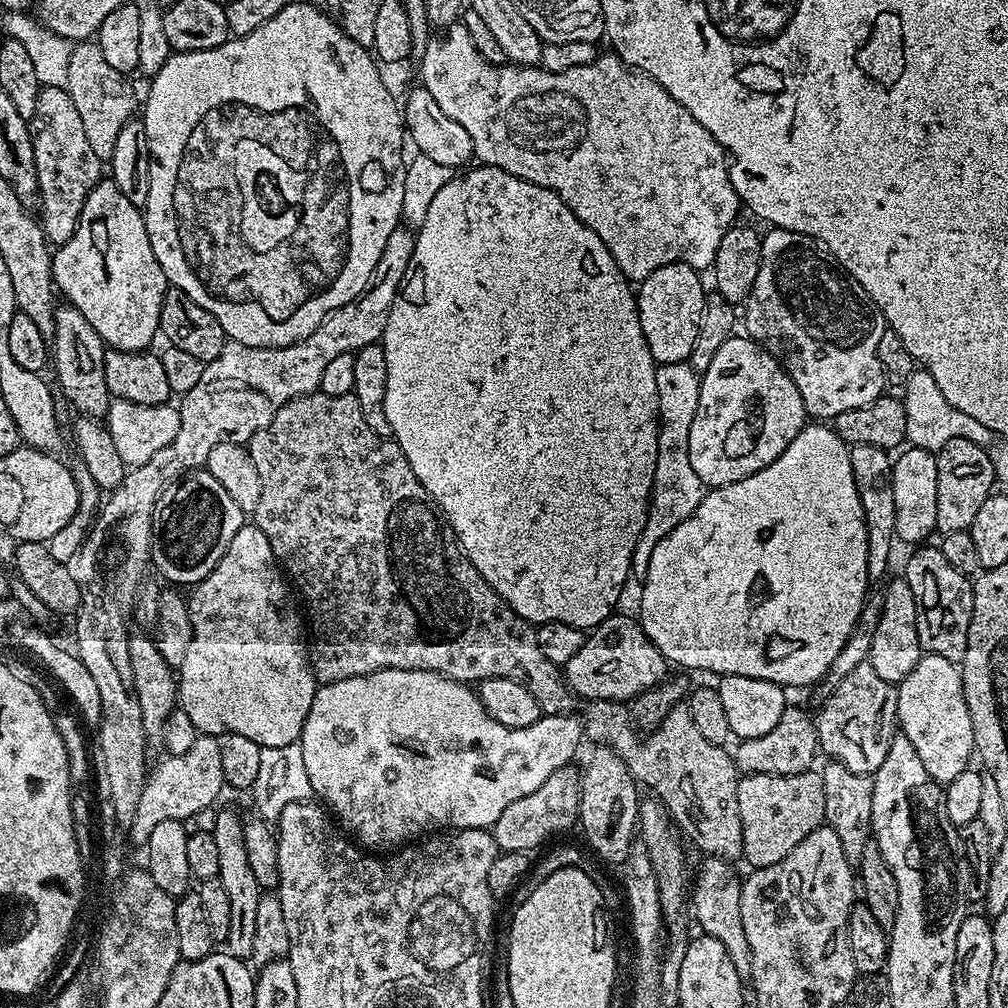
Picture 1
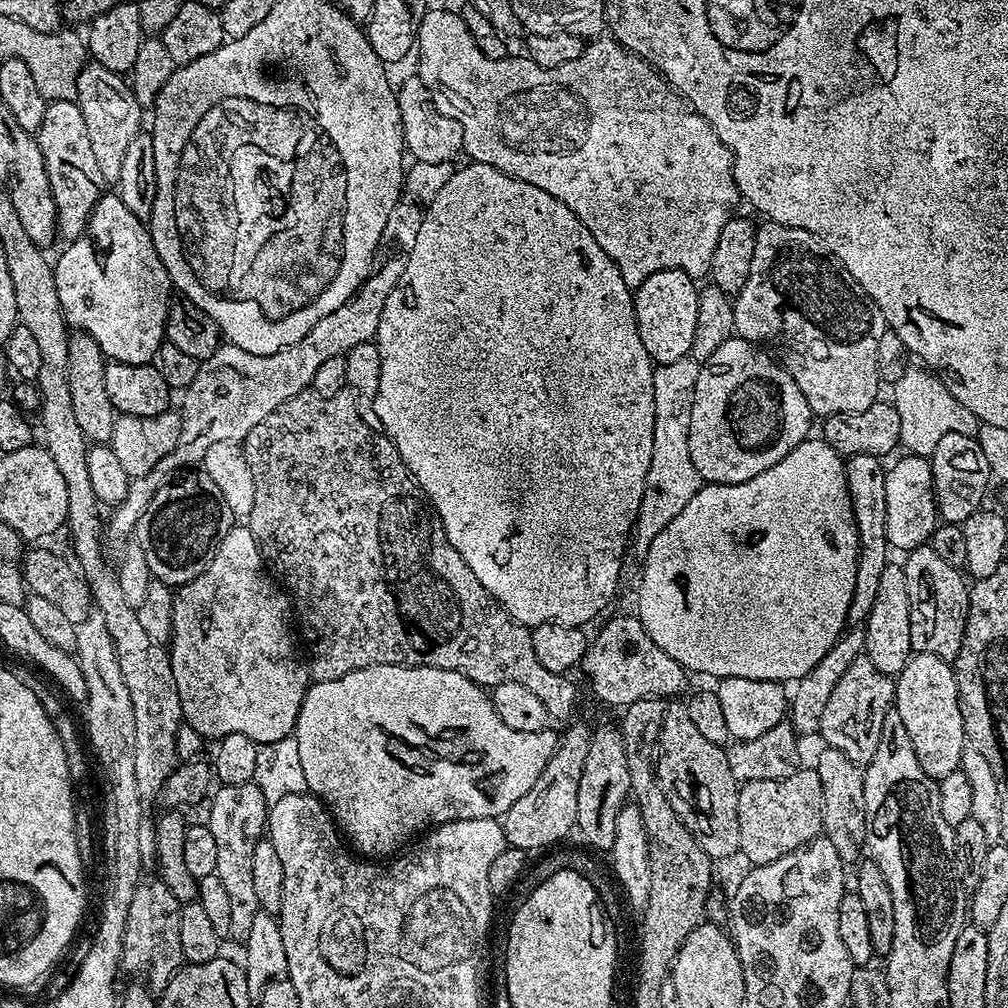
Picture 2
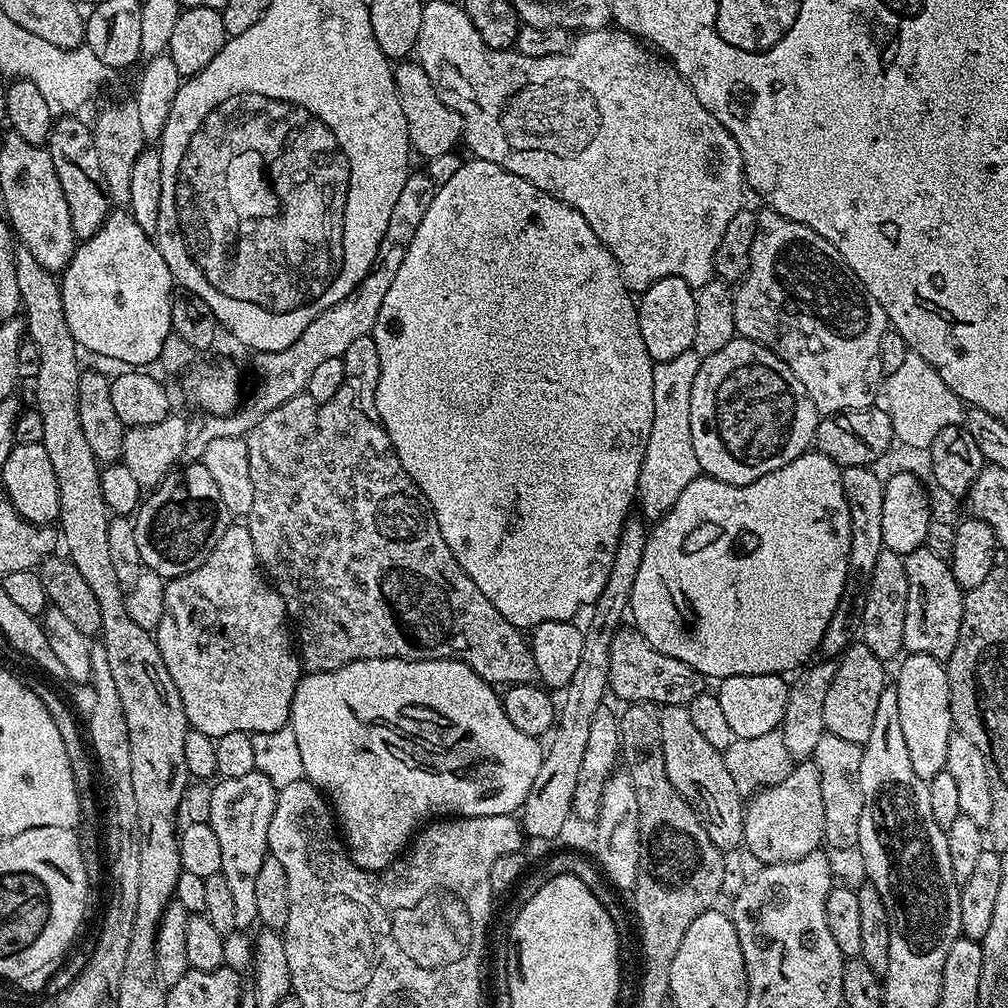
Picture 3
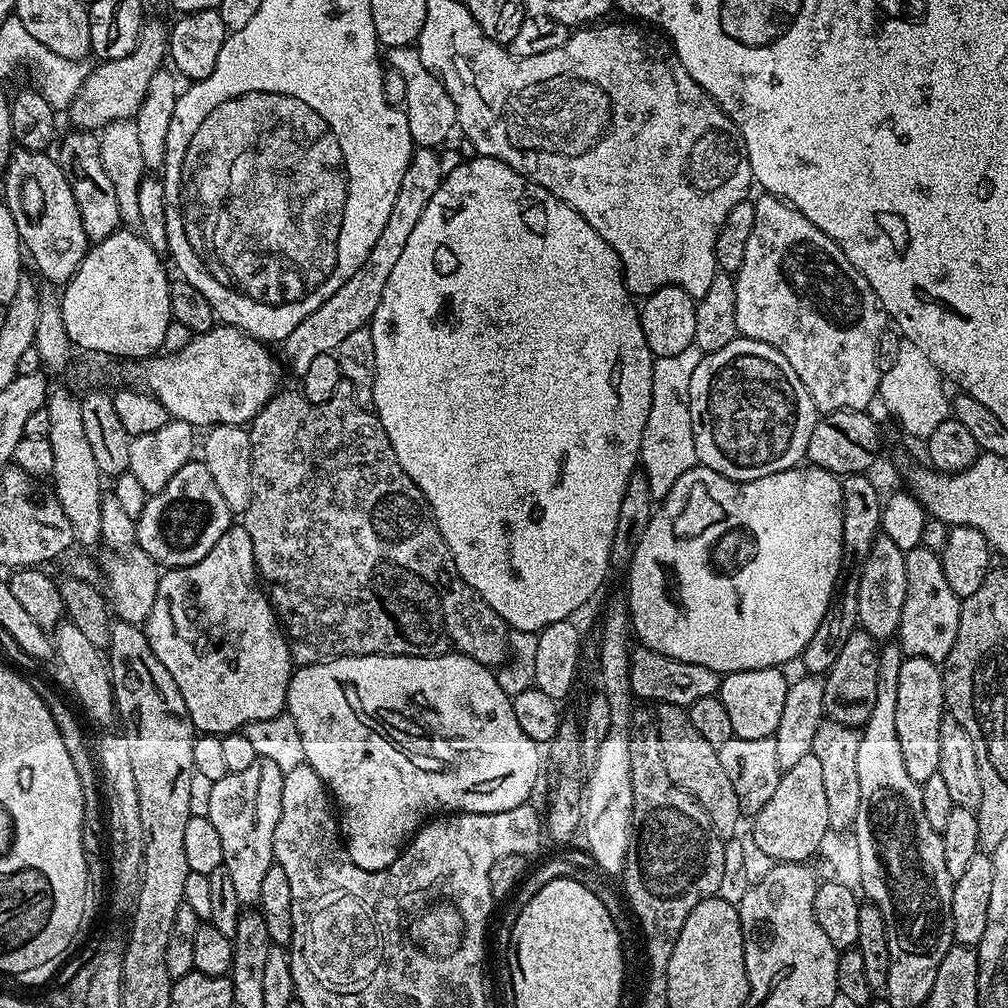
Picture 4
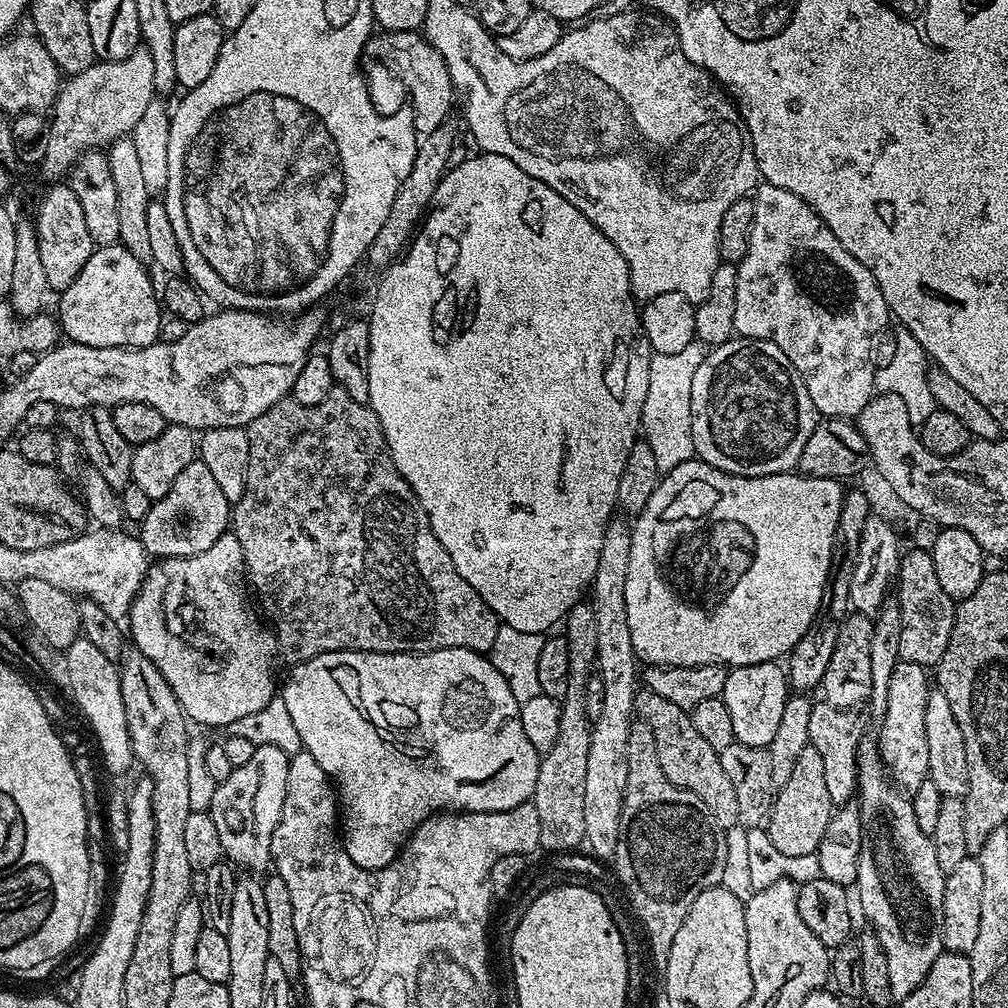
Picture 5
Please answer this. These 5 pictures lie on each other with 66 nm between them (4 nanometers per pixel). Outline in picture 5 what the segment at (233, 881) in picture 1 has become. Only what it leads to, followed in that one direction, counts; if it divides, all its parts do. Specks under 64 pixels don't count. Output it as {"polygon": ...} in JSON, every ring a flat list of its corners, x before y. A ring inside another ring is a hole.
{"polygon":[[257,744,250,762,232,770,230,778,219,781,214,790,210,815,214,818,214,826,218,829,218,838,222,838,224,856,237,869,247,870,252,874,260,874,264,867,273,863,272,839,278,826,278,818,282,818,282,806,286,802,286,774,290,757,278,746]]}

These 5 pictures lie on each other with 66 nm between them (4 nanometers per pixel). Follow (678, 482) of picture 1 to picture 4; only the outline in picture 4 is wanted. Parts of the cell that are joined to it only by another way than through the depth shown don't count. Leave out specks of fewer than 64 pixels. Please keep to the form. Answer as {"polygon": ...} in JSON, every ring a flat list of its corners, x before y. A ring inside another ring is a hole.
{"polygon":[[693,346,682,350,682,354,655,357,652,365,652,401,650,418,646,418,646,430,642,430,639,467,644,468,648,479,648,492,655,498,670,494,670,486,686,474,686,470,697,467,694,430,690,422,690,378,701,358,699,348]]}

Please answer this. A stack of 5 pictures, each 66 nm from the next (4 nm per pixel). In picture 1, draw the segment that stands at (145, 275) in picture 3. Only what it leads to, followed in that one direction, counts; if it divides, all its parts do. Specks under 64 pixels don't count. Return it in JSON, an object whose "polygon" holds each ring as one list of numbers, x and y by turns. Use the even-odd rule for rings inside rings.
{"polygon":[[111,178,101,179,86,198,74,238,52,252,52,281,59,295,74,305,90,326,94,326,109,349,142,352,153,347,152,339,160,332,164,294,170,285,162,266,158,266,158,258,154,258,154,246,150,246,143,211,136,208,130,198,122,194,122,190,118,190]]}

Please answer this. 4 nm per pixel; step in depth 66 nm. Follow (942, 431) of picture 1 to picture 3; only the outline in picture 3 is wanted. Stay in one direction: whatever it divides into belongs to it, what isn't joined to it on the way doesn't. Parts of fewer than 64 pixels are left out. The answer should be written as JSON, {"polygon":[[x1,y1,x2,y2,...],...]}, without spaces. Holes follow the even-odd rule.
{"polygon":[[911,350,906,354,902,366,898,366,898,370,883,381,882,400,885,400,883,403,890,414,896,440,905,449,931,448,941,430,946,430,946,426,963,425,966,415,964,401,954,394,954,390,950,390,950,386,946,386,946,382,942,382,938,370,934,370,926,358]]}

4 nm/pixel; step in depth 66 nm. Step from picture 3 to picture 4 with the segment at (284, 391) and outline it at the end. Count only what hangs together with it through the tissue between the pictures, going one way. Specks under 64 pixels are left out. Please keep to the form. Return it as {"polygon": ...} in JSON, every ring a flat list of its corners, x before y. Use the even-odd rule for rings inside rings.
{"polygon":[[417,147,413,151,410,162,406,166,406,174,402,174,402,186,398,186,398,198,394,198,394,206,390,210,390,218,386,218,386,227,378,234,378,242,374,242,374,250,370,250,370,258,354,270,354,274,314,314,310,314,283,341,282,348,292,363,296,374,302,374,310,367,310,361,318,358,318,354,335,353,336,347,349,336,353,330,367,328,372,323,374,310,378,310,378,302,382,299,382,290,386,290,386,278,394,270,406,241,418,226,418,218,422,218,422,210,434,198,445,172,440,165,440,152,435,148]]}

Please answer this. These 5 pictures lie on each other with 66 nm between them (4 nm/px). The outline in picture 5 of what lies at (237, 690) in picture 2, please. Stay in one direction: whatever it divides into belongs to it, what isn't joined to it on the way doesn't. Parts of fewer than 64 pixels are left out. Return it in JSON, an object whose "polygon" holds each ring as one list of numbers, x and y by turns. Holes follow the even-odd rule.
{"polygon":[[230,530,223,532,218,538,218,542,214,542,214,546,210,546,210,550,202,550,202,554,194,554,193,556,166,556,157,559,149,567,146,578,134,598,132,608,126,617,126,628,130,633,131,643,139,652,146,654,146,658,150,658,154,662,154,666,158,666,158,670,162,670,162,678,166,678,166,682,170,682,170,690,174,690,174,694,182,706,184,715,188,717,193,725,205,724,208,728,227,729,228,724,230,722,238,722,238,718,246,718,250,714,258,714,258,710,266,707,272,701,272,697,277,695,278,680,276,684,275,676,276,660,278,664,278,649,276,646,276,637,271,627,266,626,265,621,258,615,254,604,254,609,252,609,251,603,253,604,253,601,250,599,249,585,246,583,242,546,238,542,236,535]]}

